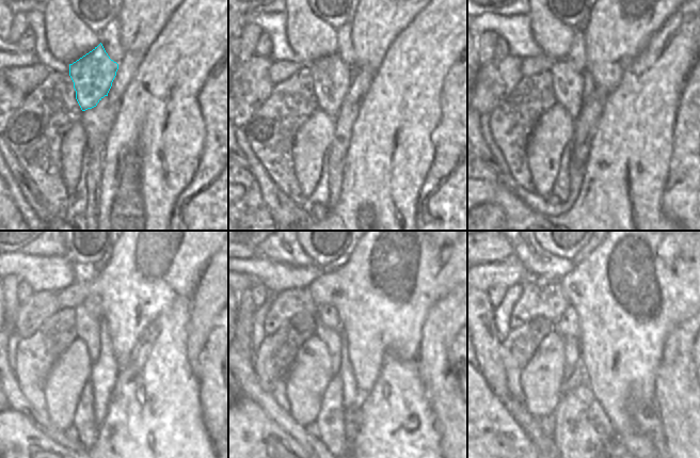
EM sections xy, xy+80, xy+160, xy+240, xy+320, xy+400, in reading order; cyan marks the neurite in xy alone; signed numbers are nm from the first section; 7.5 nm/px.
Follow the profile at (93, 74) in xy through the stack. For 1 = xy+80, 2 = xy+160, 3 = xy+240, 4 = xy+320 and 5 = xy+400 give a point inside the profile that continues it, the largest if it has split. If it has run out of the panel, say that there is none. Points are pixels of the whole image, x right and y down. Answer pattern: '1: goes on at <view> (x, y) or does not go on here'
1: goes on at xy+80 (331, 77)
2: goes on at xy+160 (568, 82)
3: goes on at xy+240 (86, 327)
4: goes on at xy+320 (329, 336)
5: goes on at xy+400 (571, 352)

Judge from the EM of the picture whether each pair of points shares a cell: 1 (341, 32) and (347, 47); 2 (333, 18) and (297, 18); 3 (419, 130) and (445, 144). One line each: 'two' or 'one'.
1: one
2: two
3: two

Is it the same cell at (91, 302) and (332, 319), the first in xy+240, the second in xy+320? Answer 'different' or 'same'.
same

